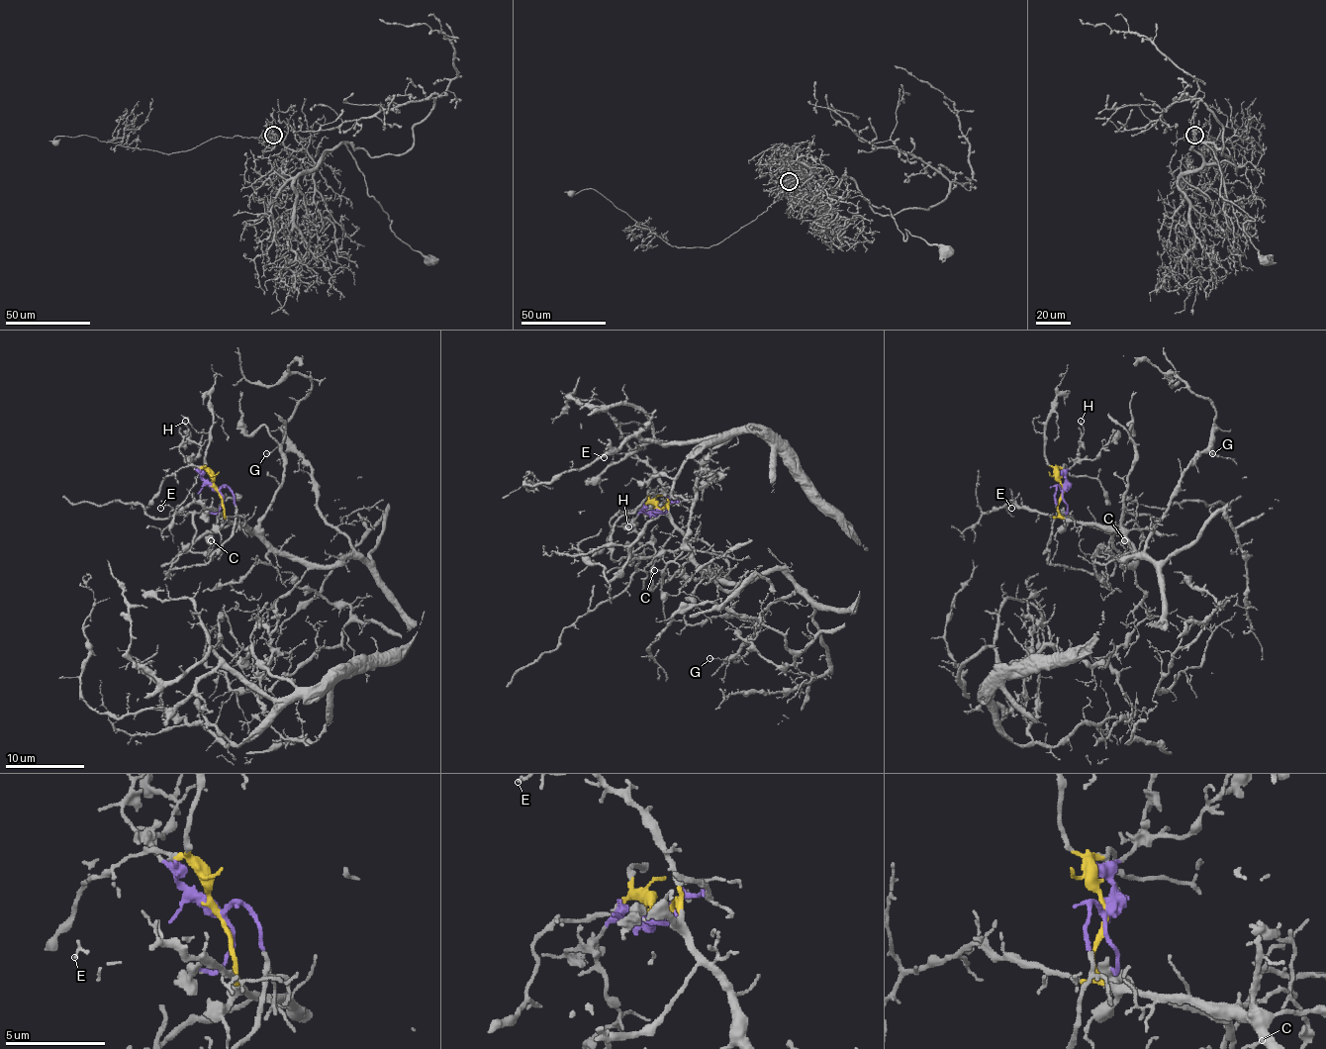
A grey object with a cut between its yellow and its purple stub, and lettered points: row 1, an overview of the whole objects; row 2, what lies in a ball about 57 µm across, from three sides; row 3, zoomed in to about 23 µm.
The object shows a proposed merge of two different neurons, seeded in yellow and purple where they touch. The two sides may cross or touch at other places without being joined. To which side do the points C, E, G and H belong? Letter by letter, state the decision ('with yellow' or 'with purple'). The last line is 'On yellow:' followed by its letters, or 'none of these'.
C: with purple
E: with yellow
G: with yellow
H: with purple
On yellow: E, G

